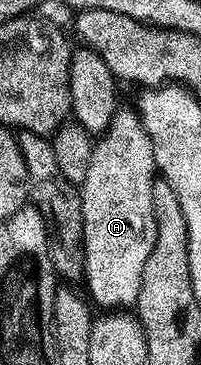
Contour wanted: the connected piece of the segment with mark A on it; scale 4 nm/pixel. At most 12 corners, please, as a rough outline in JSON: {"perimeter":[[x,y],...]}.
{"perimeter":[[117,112],[80,186],[85,291],[137,305],[156,242],[152,142]]}

